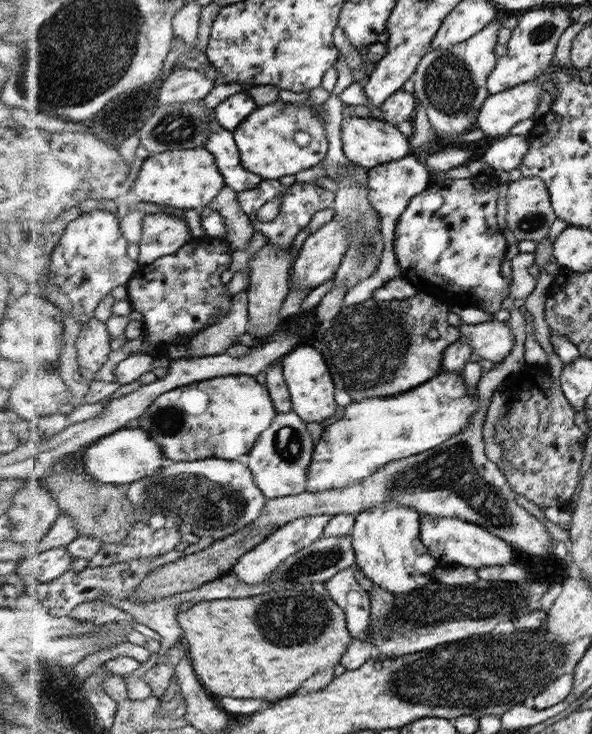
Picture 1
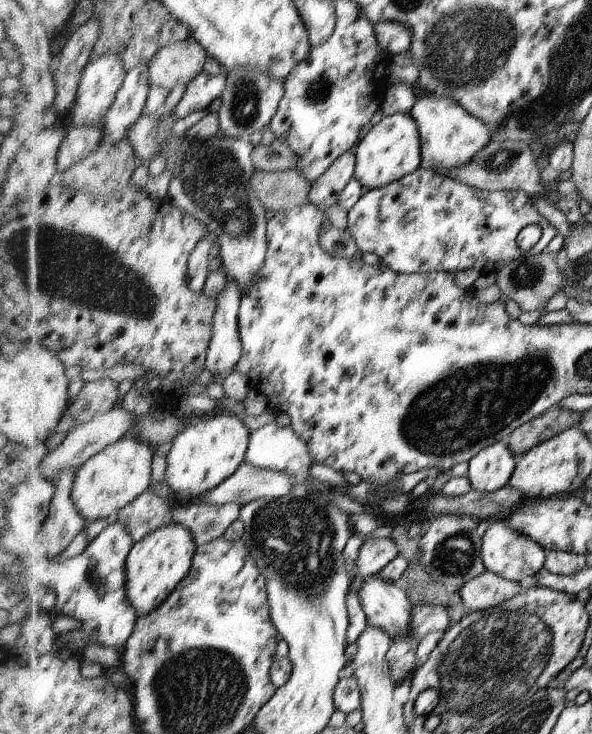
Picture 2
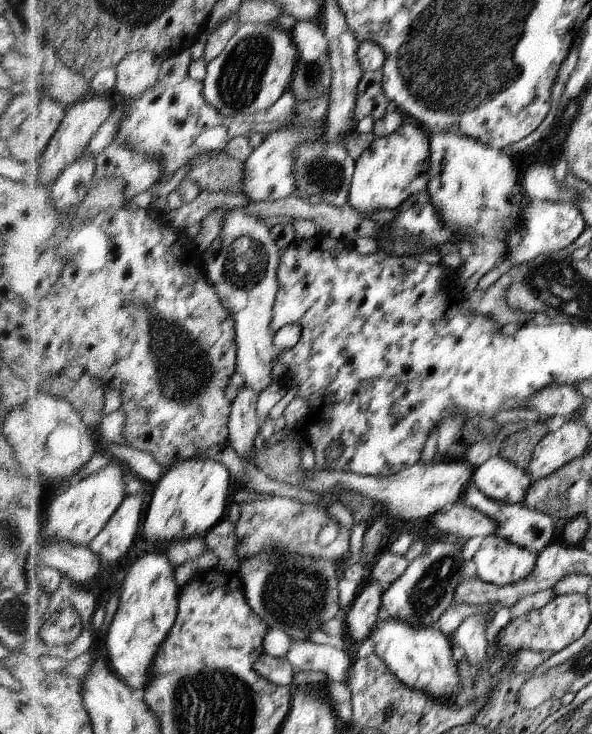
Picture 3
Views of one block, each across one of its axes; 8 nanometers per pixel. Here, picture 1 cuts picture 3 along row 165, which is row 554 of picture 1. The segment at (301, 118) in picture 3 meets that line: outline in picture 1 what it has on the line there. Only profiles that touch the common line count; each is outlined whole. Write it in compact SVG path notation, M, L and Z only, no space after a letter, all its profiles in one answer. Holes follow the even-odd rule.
M329 514L305 516L277 528L266 541L246 553L232 572L238 573L238 577L248 584L262 584L270 579L270 575L283 563L283 560L290 559L302 548L310 547L316 540L322 539L324 528L327 528L331 520L332 515Z

